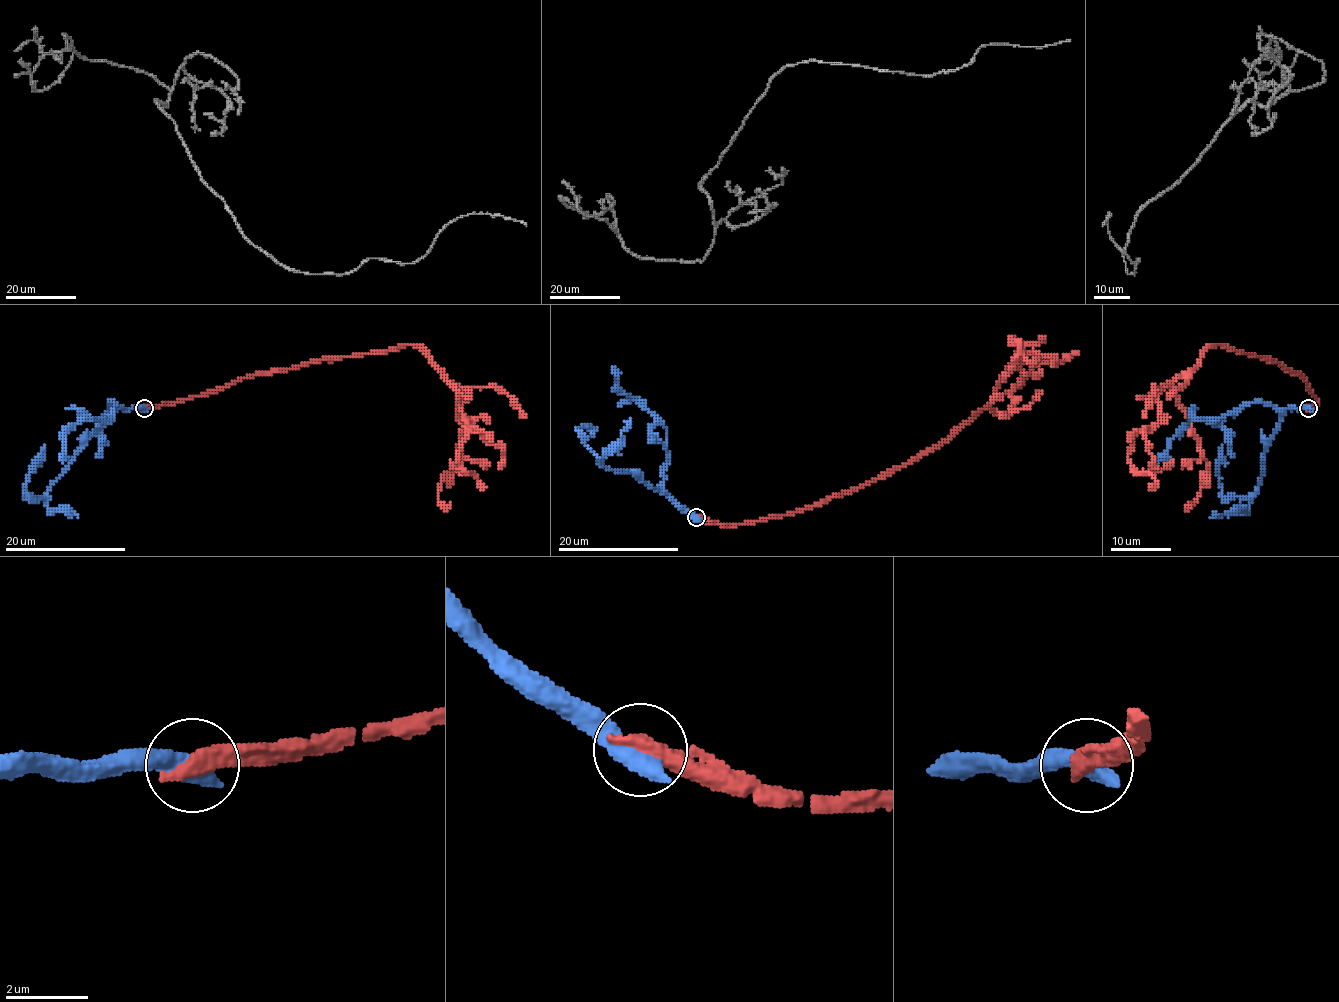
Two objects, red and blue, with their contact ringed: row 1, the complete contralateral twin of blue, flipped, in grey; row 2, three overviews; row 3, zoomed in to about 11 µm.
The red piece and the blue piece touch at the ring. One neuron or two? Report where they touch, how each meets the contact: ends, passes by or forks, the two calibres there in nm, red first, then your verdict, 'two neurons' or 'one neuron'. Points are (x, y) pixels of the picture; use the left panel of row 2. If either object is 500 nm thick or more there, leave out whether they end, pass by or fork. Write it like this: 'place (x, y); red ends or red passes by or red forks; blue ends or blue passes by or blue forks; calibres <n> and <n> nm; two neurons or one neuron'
place (144, 408); calibres 550 and 650 nm; two neurons

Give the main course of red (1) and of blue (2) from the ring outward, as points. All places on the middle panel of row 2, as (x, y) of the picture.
1: (696, 517), (753, 523), (788, 516), (931, 452), (1019, 366), (1022, 346), (1012, 337), (1016, 364), (1003, 381)
2: (696, 517), (682, 511), (638, 475), (606, 469), (587, 446), (581, 426), (590, 426), (596, 431)

